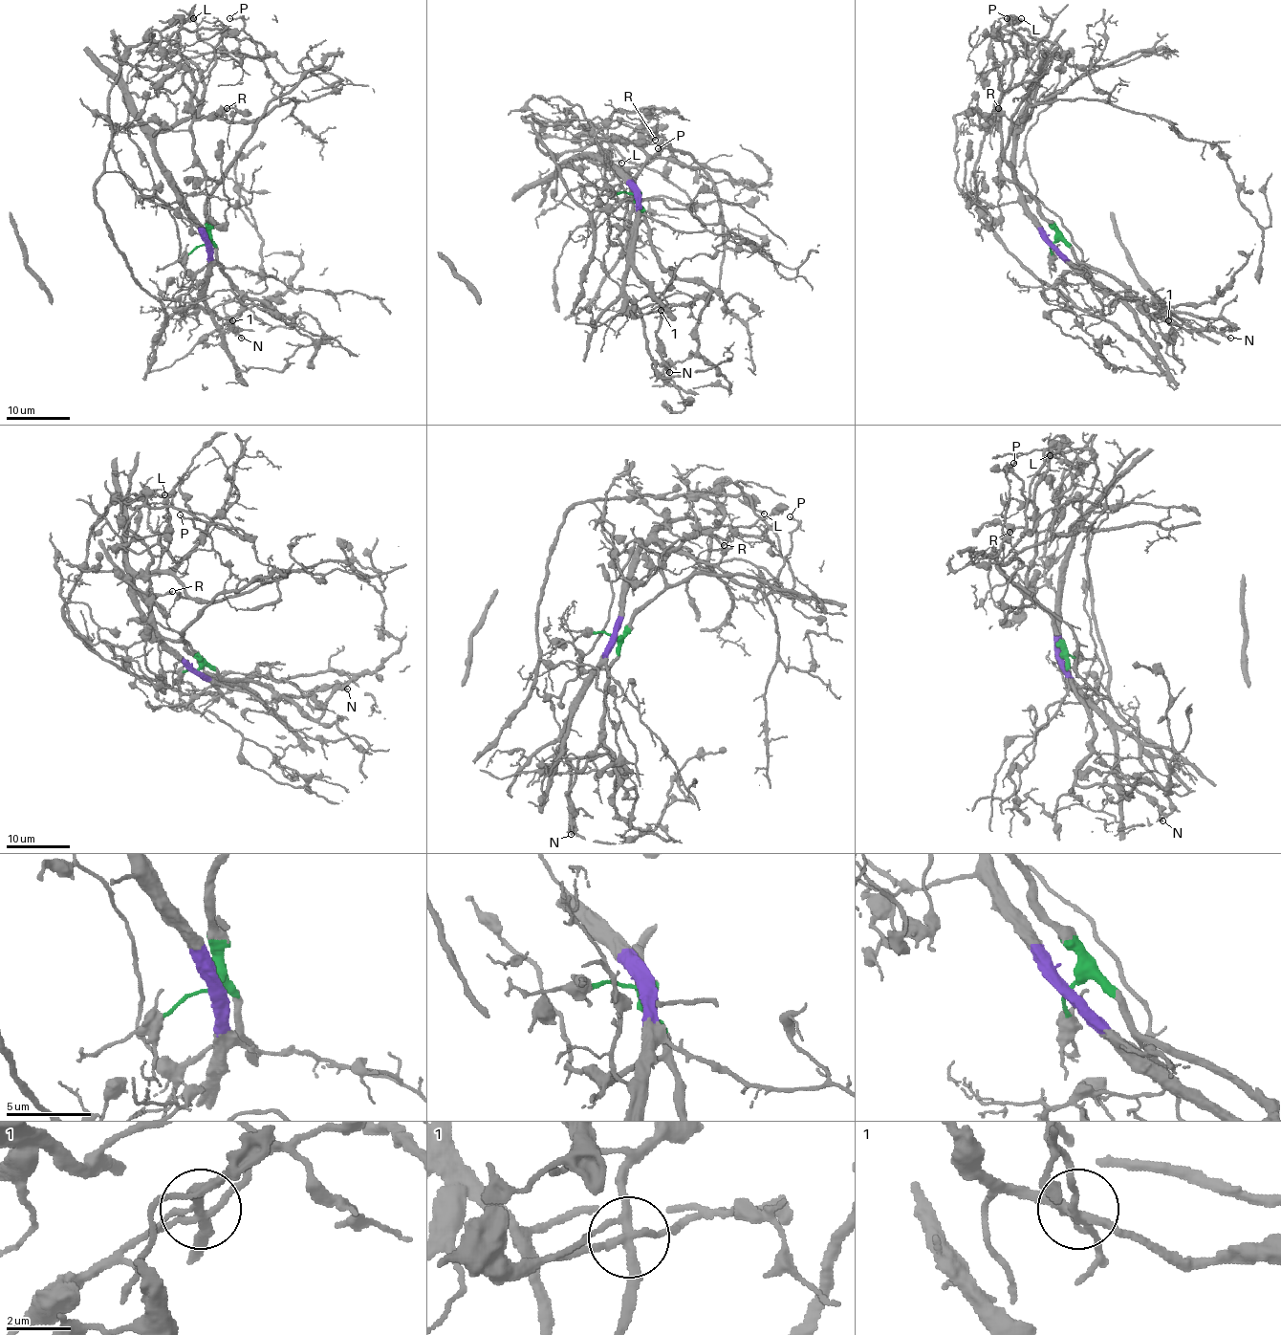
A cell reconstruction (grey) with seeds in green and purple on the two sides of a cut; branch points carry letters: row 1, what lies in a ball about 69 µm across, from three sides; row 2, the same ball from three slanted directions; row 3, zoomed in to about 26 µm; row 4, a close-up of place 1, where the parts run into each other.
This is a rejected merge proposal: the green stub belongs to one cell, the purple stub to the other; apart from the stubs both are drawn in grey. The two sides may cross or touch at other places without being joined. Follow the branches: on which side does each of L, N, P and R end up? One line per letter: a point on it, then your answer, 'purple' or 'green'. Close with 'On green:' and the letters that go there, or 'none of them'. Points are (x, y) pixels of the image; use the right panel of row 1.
L: at (1021, 18); green
N: at (1230, 338); green
P: at (1007, 18); purple
R: at (998, 108); green
On green: L, N, R

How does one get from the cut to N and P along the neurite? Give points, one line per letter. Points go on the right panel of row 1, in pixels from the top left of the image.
N: (1053, 244), (1062, 241), (1080, 261), (1109, 273), (1157, 319), (1174, 322), (1192, 332), (1216, 330), (1230, 339)
P: (1053, 244), (1016, 180), (1014, 137), (1026, 118), (1016, 120), (1035, 103), (1036, 87), (1026, 42), (1007, 18)

